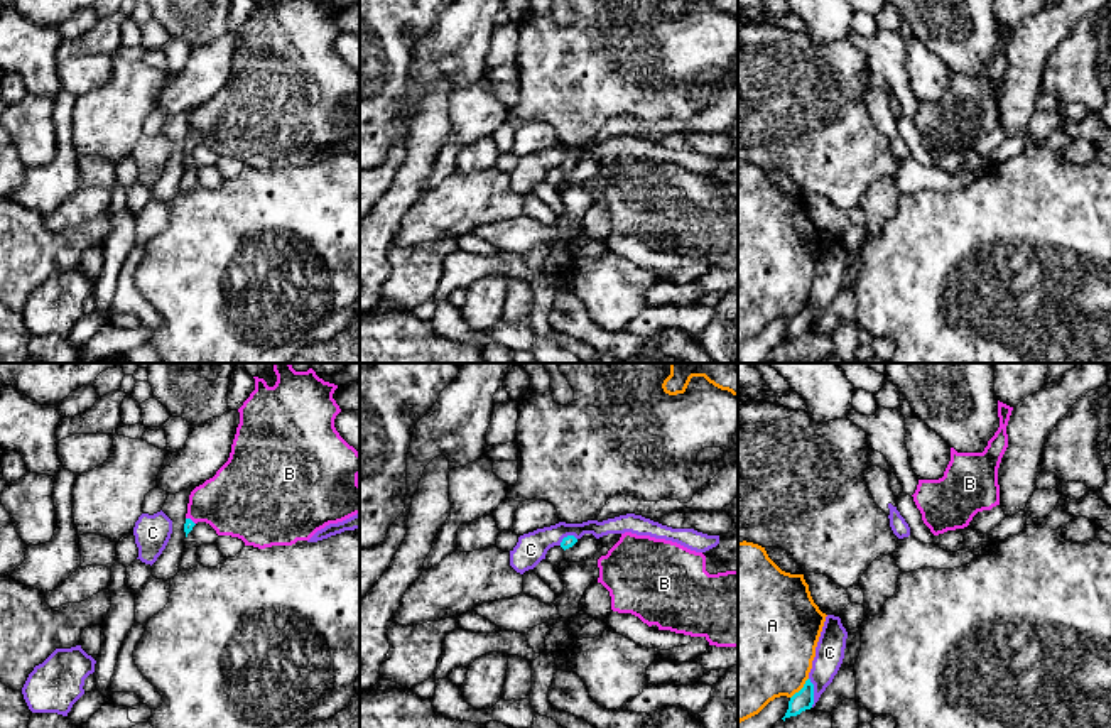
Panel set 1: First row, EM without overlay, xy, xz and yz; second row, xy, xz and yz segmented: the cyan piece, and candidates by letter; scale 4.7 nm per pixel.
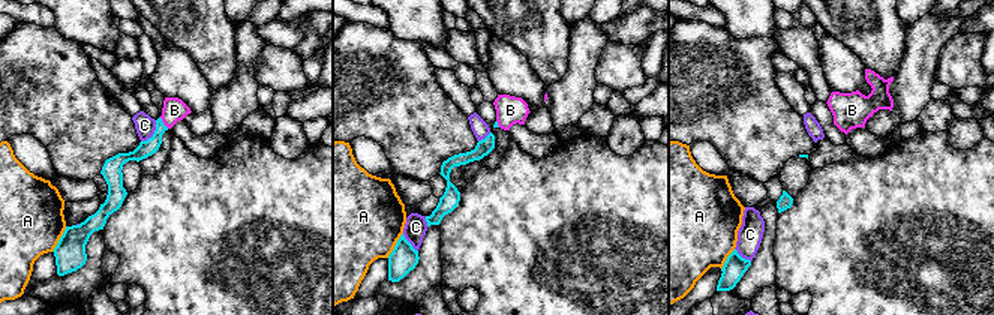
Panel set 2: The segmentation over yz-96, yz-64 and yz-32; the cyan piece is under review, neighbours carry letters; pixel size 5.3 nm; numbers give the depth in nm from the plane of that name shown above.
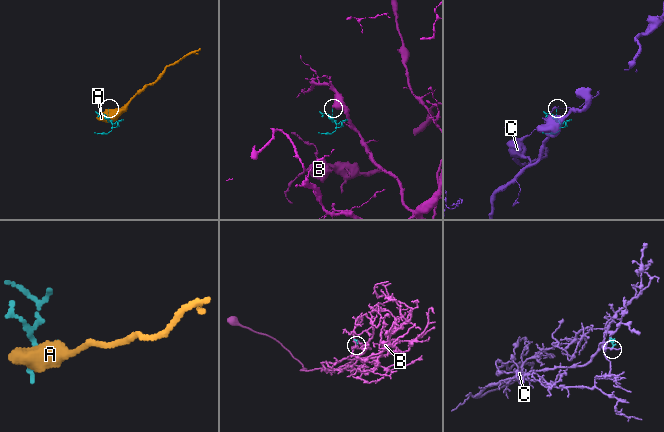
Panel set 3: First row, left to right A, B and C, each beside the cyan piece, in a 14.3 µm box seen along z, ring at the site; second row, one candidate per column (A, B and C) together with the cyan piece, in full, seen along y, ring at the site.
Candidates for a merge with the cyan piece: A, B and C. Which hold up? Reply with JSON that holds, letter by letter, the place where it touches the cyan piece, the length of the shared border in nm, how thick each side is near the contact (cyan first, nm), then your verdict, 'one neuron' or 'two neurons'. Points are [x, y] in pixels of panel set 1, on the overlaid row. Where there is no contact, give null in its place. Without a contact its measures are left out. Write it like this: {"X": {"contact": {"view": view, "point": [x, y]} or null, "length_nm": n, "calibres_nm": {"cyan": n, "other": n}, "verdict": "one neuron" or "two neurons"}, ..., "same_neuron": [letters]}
{"A": {"contact": {"view": "yz", "point": [802, 688]}, "length_nm": 130, "calibres_nm": {"cyan": 90, "other": 460}, "verdict": "two neurons"}, "B": {"contact": {"view": "xy", "point": [191, 521]}, "length_nm": 60, "calibres_nm": {"cyan": 50, "other": 340}, "verdict": "one neuron"}, "C": {"contact": {"view": "yz", "point": [812, 693]}, "length_nm": 140, "calibres_nm": {"cyan": 90, "other": 140}, "verdict": "two neurons"}, "same_neuron": ["B"]}

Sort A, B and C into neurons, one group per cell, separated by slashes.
A / B / C

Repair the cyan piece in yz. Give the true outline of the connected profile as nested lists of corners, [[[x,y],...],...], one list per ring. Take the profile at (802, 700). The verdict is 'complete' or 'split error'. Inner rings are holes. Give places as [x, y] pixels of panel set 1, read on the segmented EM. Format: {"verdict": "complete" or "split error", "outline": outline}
{"verdict": "complete", "outline": [[[807,679],[804,687],[790,698],[789,709],[782,720],[785,721],[790,716],[797,716],[802,711],[810,709],[812,704],[814,704],[814,684],[810,682],[810,679]]]}

